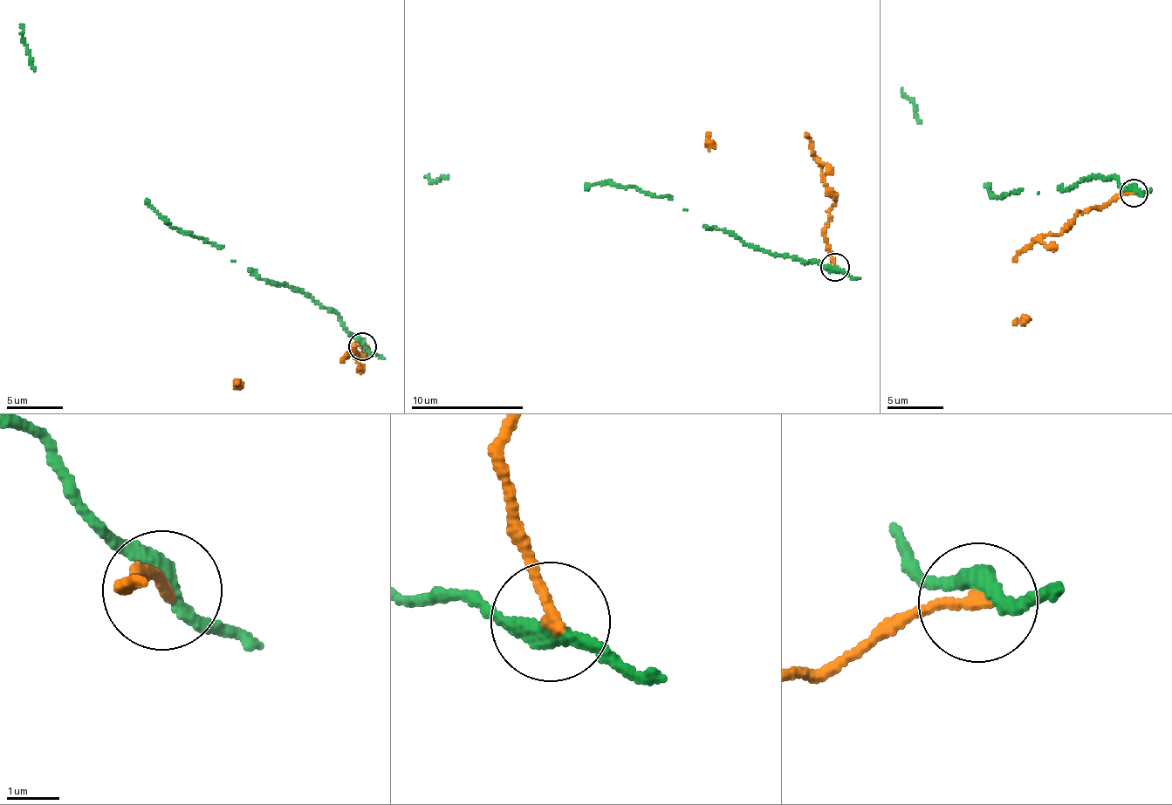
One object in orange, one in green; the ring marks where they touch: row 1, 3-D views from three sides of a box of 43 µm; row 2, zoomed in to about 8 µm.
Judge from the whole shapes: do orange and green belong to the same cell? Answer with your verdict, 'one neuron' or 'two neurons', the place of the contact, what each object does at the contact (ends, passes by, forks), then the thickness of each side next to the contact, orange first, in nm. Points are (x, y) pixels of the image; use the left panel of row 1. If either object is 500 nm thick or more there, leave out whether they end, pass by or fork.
two neurons | (362, 346) | orange ends | green passes by | 240/280 nm

